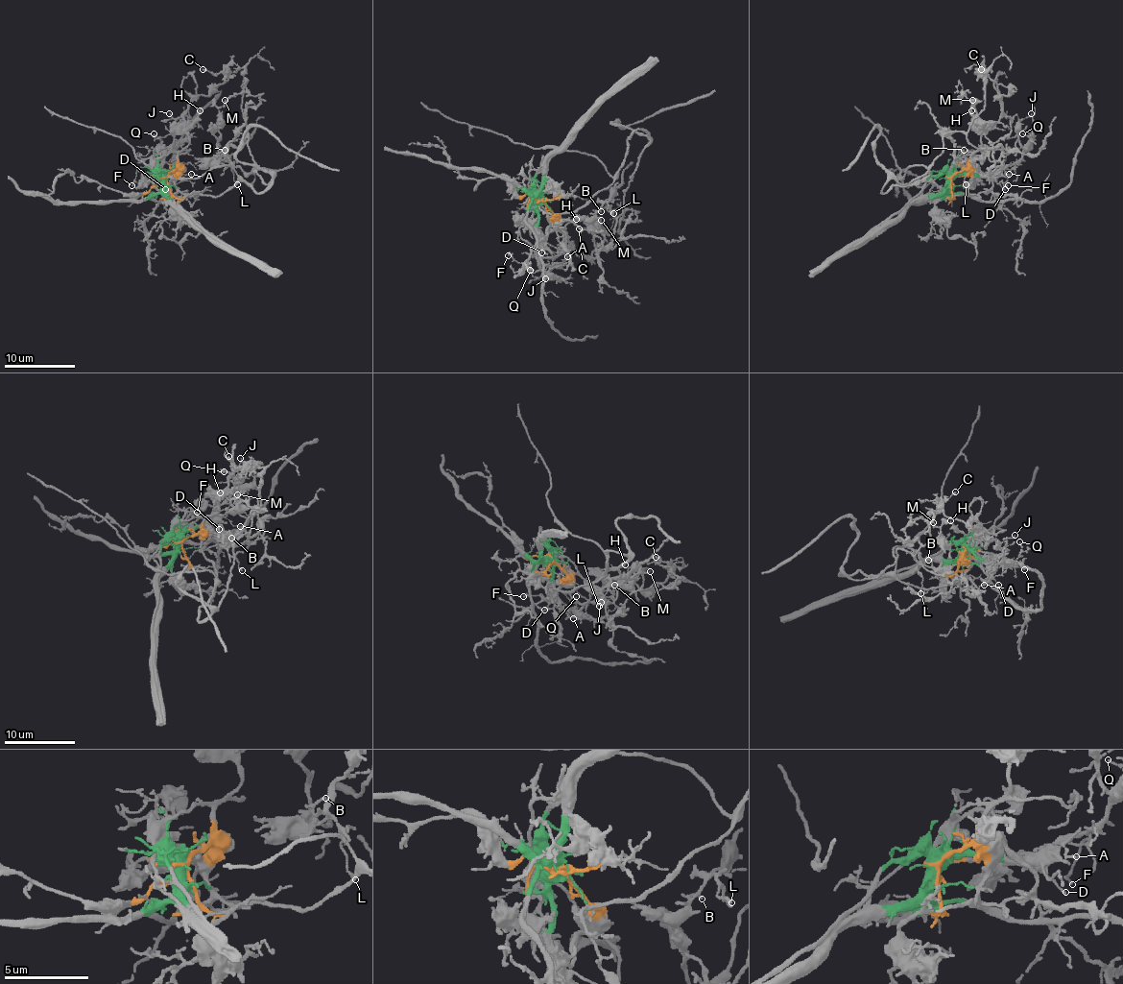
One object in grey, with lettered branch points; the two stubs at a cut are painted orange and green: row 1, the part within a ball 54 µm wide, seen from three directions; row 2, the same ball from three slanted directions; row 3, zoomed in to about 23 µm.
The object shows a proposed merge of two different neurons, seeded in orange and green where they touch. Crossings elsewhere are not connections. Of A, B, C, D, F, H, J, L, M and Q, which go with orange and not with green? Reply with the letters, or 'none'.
B, C, H, L, M

